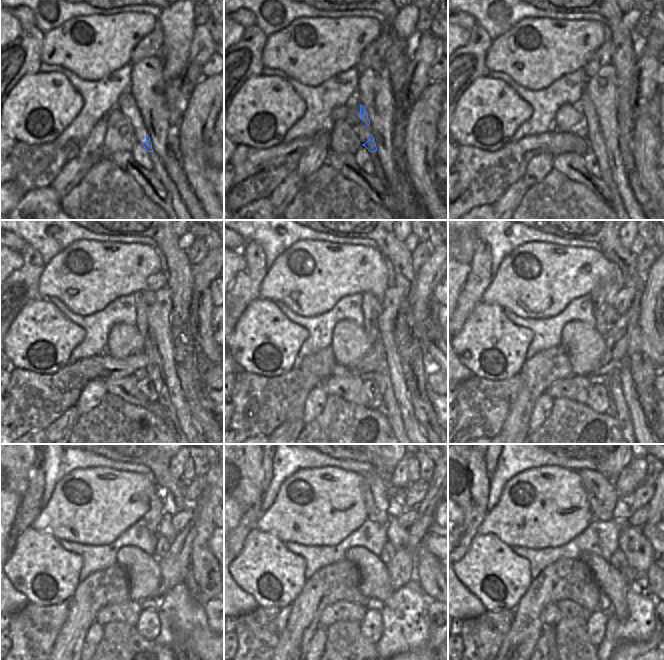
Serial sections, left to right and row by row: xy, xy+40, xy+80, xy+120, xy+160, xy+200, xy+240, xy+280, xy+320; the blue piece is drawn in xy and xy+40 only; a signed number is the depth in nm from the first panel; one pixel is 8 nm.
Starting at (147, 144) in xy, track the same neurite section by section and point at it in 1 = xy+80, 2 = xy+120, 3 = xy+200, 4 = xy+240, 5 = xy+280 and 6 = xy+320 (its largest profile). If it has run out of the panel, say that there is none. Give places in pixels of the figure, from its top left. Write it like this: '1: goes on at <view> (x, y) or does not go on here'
1: goes on at xy+80 (585, 104)
2: goes on at xy+120 (142, 306)
3: goes on at xy+200 (598, 295)
4: goes on at xy+240 (153, 517)
5: goes on at xy+280 (377, 493)
6: goes on at xy+320 (602, 495)

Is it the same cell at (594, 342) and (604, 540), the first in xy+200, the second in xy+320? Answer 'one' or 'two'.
two

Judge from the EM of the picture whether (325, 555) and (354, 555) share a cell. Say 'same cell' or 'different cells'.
different cells

